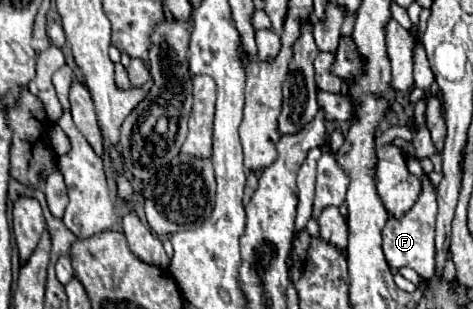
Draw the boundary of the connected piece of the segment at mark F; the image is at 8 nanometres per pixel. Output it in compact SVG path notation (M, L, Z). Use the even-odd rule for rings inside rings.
M418 158L408 160L408 166L414 166L414 176L418 176L422 180L422 192L420 192L420 198L416 200L416 204L412 206L412 210L406 216L402 216L400 220L388 218L388 222L382 230L384 256L388 260L388 266L392 266L392 268L408 266L408 268L416 270L422 276L422 280L432 280L432 276L434 276L434 256L436 256L436 250L434 250L434 220L436 220L436 214L438 214L438 202L436 202L438 190L430 182L430 178L424 172L424 168L420 166Z

